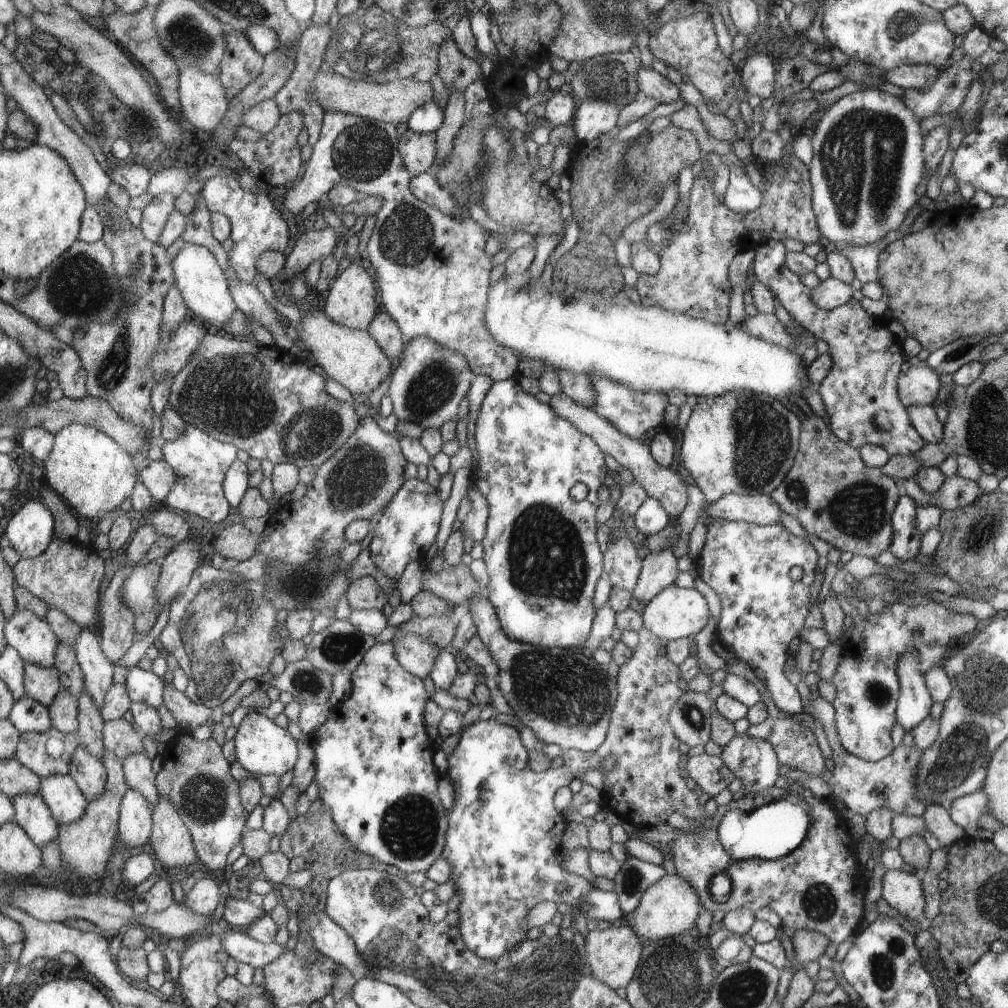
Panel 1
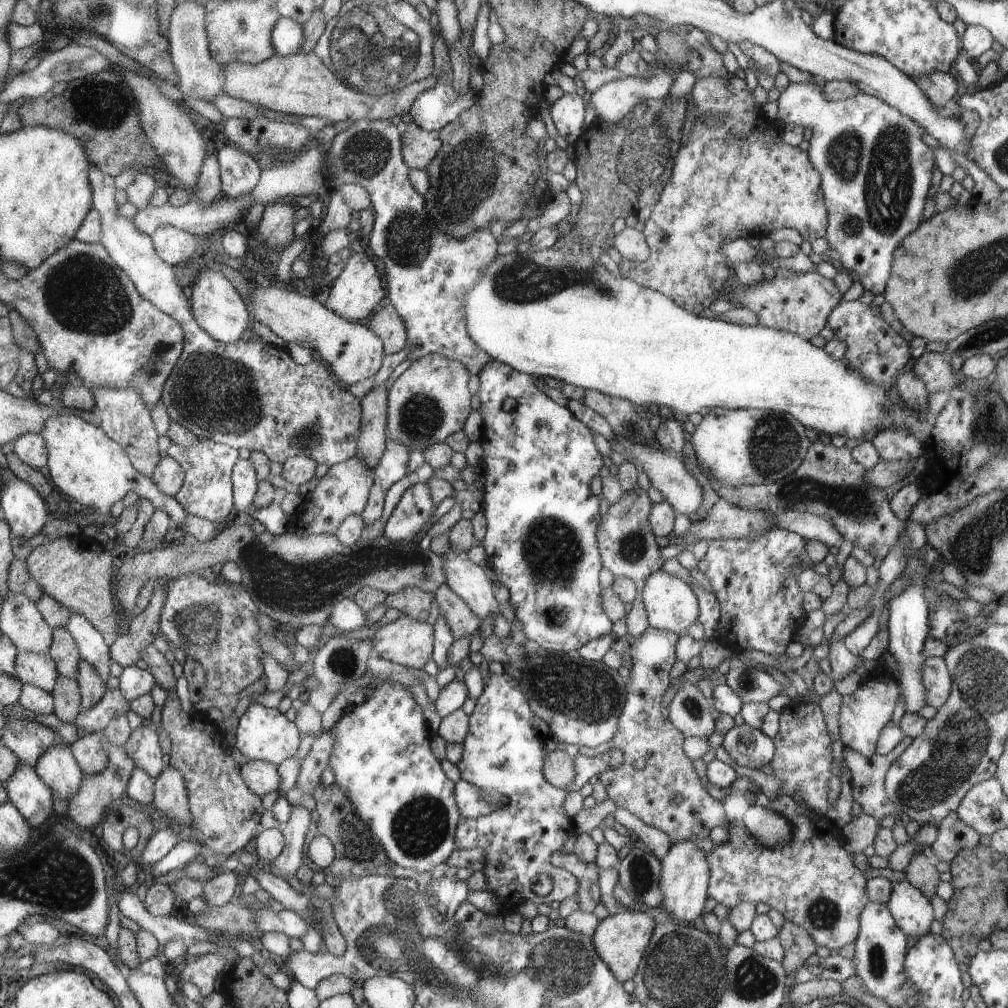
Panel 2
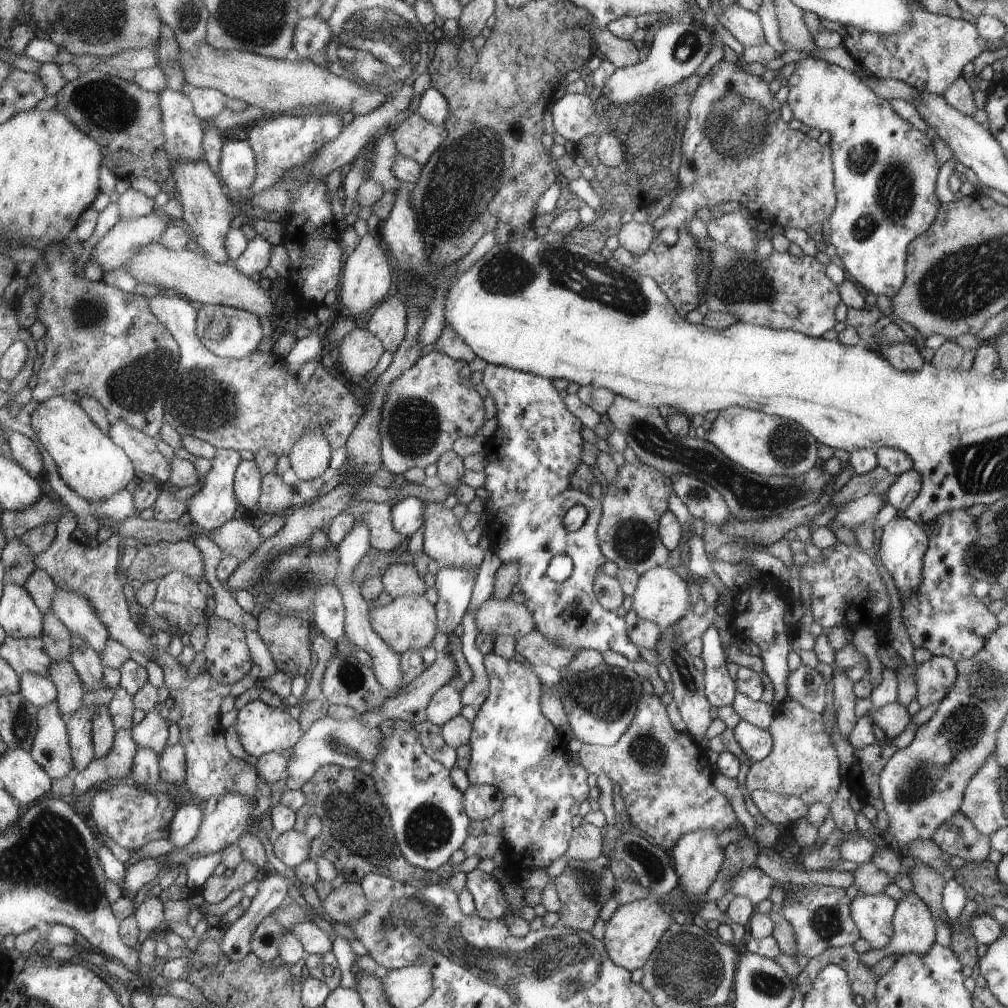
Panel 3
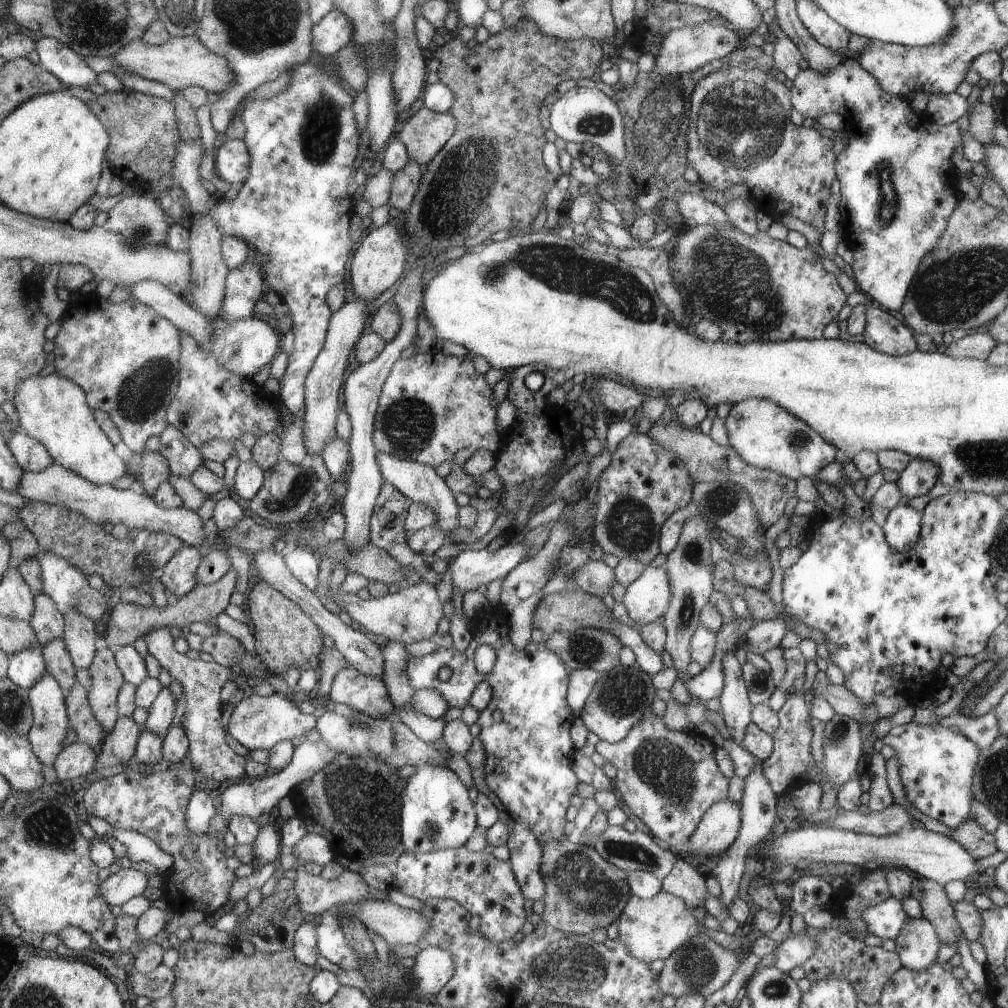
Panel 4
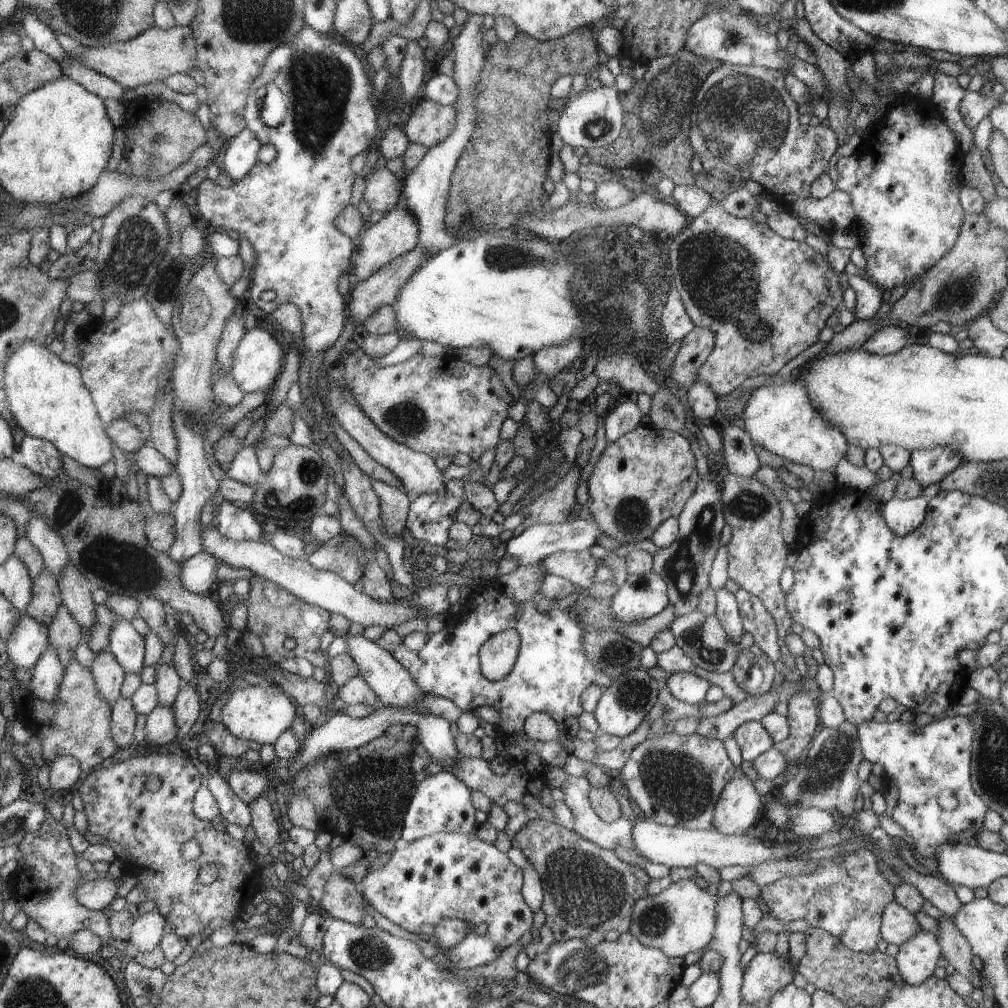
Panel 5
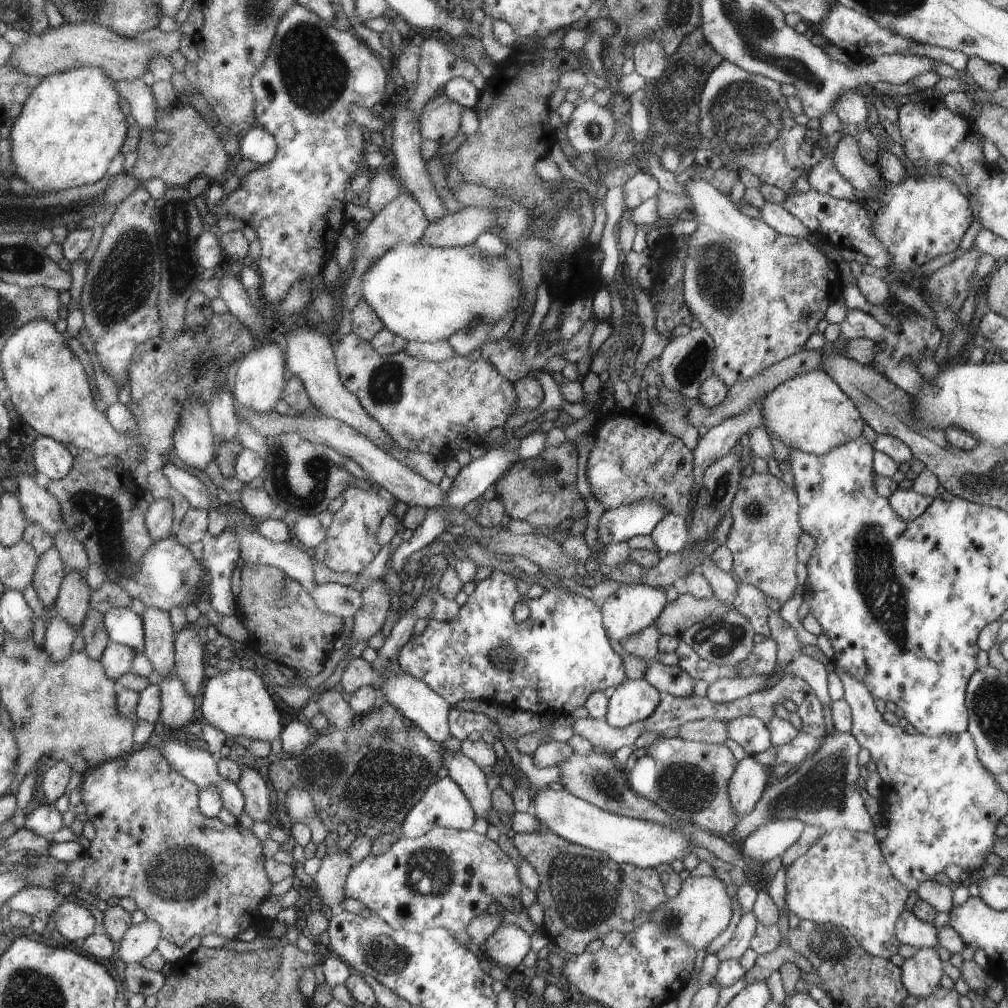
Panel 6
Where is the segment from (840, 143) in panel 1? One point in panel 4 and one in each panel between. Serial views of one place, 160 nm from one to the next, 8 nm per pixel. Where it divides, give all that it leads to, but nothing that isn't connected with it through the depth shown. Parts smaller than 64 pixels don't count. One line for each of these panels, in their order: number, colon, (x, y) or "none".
2: (875, 169)
3: (885, 170)
4: (898, 185)

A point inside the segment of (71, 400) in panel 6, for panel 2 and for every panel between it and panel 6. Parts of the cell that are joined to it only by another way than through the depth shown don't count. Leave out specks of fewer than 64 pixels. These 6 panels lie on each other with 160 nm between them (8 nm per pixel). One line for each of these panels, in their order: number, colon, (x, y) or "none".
2: (87, 466)
3: (95, 467)
4: (53, 410)
5: (47, 397)

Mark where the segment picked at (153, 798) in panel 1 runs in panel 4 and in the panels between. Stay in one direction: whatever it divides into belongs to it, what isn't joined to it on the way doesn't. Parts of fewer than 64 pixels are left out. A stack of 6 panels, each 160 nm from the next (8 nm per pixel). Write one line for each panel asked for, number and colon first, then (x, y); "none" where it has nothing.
2: (143, 747)
3: (151, 733)
4: (161, 712)

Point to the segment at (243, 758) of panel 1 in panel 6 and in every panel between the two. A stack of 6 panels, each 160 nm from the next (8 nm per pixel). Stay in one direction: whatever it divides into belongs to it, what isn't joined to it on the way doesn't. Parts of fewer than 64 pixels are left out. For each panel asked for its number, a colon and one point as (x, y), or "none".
2: (264, 734)
3: (261, 729)
4: (259, 723)
5: (260, 713)
6: (237, 702)

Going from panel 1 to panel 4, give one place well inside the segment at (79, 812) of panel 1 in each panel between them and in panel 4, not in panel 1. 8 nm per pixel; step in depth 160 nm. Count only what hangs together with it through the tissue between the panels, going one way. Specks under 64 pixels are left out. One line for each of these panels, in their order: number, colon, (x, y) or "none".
2: (57, 767)
3: (51, 748)
4: (51, 721)

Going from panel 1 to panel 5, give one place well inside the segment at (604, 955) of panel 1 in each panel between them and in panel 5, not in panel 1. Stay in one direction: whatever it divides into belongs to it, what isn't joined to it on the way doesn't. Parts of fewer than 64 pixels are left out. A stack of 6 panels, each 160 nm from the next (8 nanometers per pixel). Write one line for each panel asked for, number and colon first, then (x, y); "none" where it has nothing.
2: (621, 939)
3: (632, 932)
4: (653, 928)
5: (681, 919)

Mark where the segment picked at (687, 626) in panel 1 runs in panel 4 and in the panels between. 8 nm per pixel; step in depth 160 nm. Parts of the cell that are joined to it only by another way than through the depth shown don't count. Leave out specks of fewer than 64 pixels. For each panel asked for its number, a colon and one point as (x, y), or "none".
2: (671, 604)
3: (661, 596)
4: (650, 595)

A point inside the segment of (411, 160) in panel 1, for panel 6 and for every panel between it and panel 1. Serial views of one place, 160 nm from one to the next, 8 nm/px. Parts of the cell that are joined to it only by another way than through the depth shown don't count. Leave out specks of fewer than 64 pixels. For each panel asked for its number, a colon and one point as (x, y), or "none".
2: (419, 147)
3: (417, 139)
4: (424, 134)
5: (428, 124)
6: (440, 120)

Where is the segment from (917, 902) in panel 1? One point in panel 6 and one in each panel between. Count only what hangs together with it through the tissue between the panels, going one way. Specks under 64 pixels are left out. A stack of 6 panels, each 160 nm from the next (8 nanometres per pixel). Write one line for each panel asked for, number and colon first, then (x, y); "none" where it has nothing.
2: (913, 912)
3: (913, 924)
4: (917, 944)
5: (916, 959)
6: (921, 973)

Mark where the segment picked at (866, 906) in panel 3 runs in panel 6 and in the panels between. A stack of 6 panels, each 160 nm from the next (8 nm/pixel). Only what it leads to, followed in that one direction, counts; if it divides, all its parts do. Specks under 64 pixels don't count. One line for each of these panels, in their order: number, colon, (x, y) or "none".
4: (886, 919)
5: (898, 925)
6: (908, 929)

